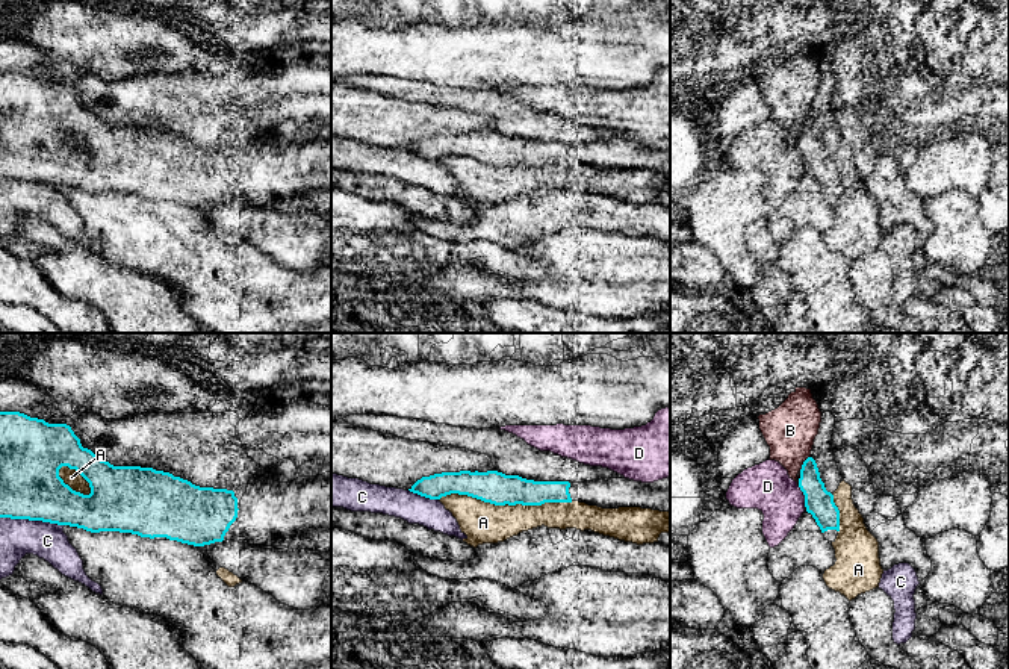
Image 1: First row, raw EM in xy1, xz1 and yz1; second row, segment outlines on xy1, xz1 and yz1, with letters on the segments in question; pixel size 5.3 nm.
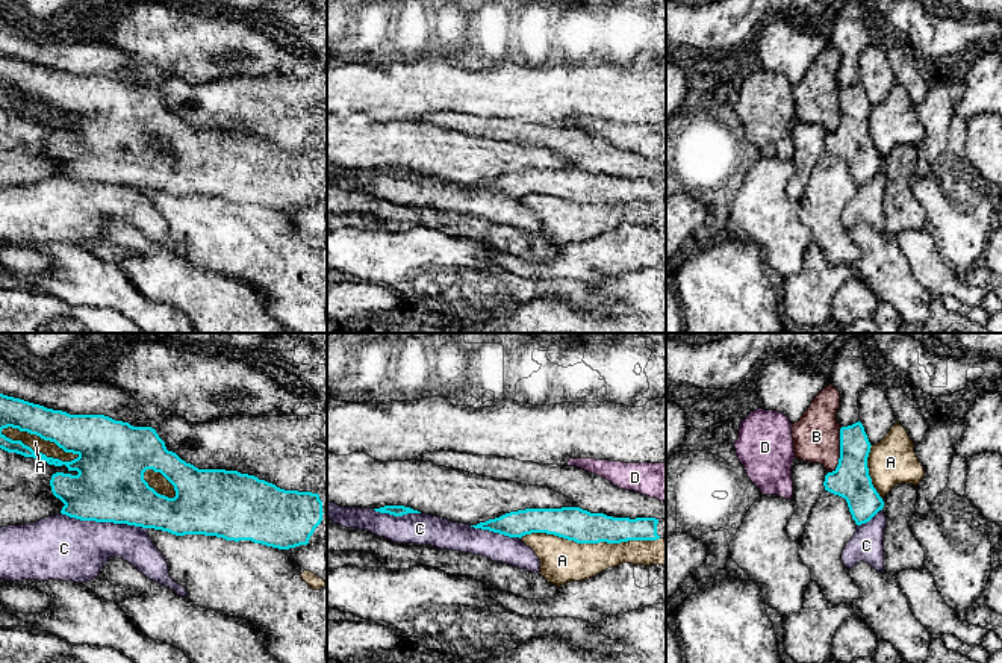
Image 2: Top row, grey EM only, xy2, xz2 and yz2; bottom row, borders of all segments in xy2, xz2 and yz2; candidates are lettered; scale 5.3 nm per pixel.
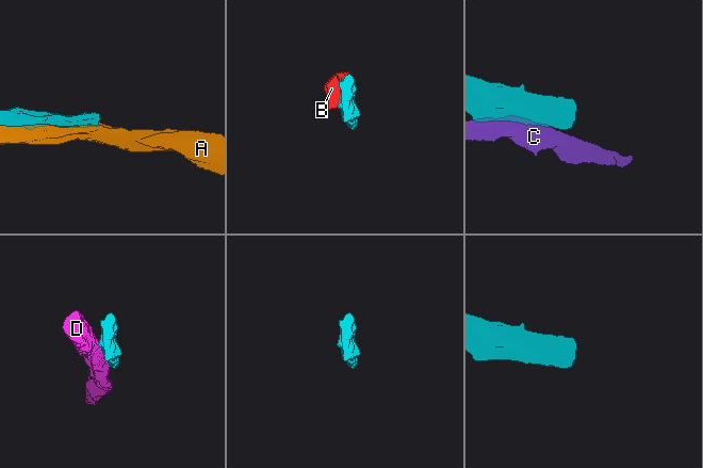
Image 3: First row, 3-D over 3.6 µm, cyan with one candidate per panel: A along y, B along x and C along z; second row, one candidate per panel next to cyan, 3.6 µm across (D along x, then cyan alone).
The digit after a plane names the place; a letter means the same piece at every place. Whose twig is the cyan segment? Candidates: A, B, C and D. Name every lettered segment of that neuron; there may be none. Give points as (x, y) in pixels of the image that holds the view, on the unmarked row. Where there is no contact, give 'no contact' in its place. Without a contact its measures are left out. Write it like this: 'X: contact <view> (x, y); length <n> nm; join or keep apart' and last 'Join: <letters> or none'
A: contact xy2 (40, 97); length 440 nm; keep apart
B: contact yz2 (840, 112); length 260 nm; keep apart
C: contact xy2 (105, 182); length 480 nm; keep apart
D: contact yz1 (805, 158); length 120 nm; keep apart
Join: none

